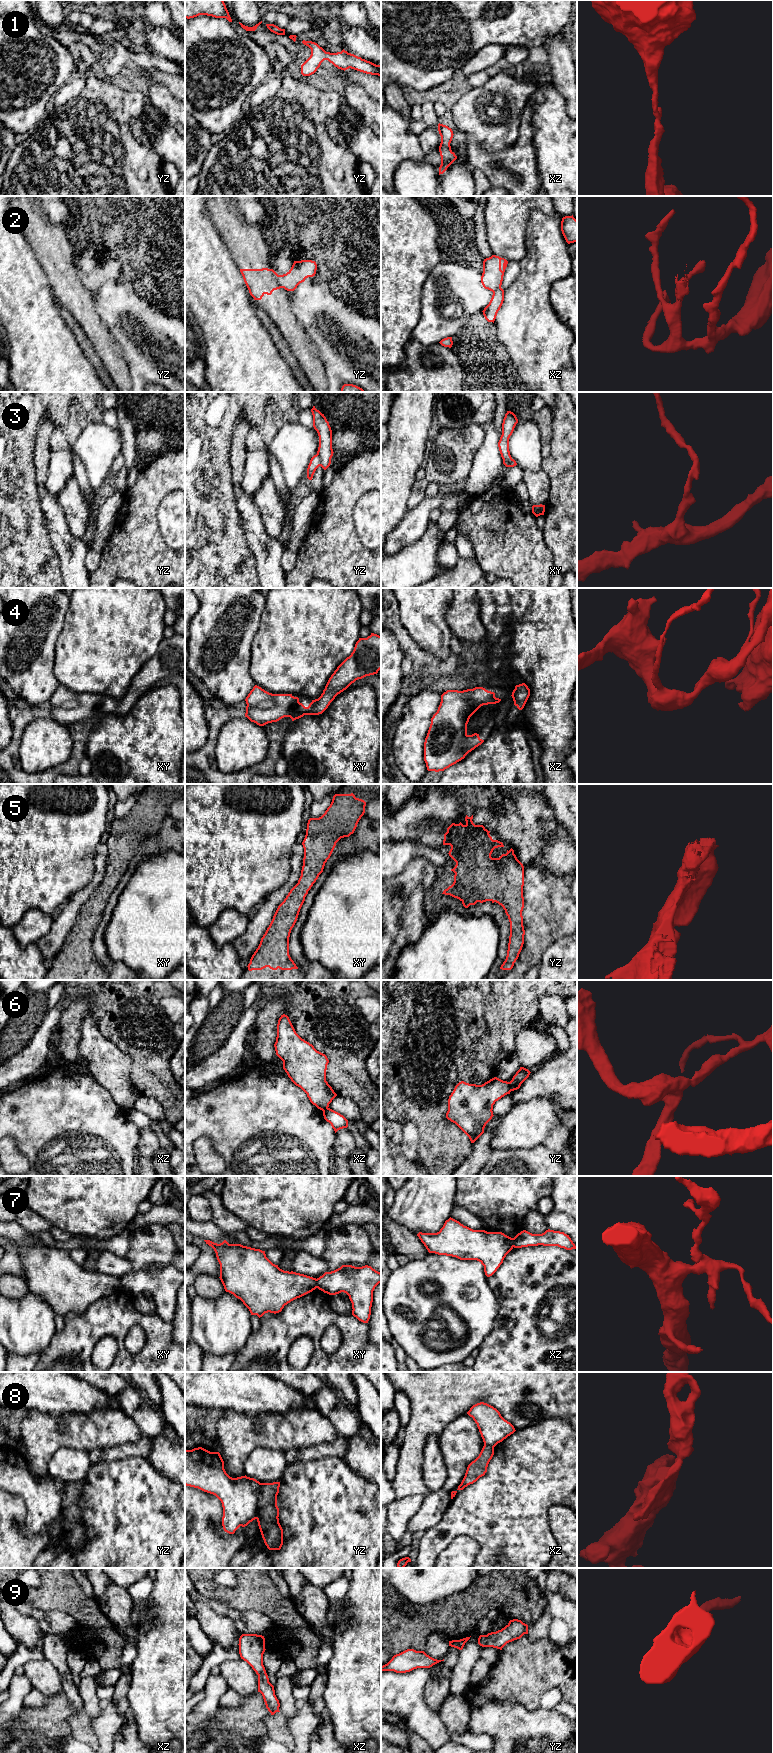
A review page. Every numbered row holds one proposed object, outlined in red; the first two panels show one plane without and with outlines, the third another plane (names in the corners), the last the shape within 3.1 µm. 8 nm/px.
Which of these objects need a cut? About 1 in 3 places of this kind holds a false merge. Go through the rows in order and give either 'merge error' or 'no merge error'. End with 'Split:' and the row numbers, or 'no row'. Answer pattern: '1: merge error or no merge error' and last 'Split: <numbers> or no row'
1: no merge error
2: merge error
3: merge error
4: no merge error
5: no merge error
6: merge error
7: merge error
8: merge error
9: no merge error
Split: 2, 3, 6, 7, 8

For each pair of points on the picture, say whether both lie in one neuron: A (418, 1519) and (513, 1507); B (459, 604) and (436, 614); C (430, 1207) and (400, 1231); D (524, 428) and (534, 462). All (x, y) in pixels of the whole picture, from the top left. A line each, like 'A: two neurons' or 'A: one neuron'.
A: two neurons
B: two neurons
C: two neurons
D: one neuron

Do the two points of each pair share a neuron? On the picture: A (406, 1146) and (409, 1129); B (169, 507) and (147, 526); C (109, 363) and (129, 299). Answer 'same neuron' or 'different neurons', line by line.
A: same neuron
B: different neurons
C: different neurons

